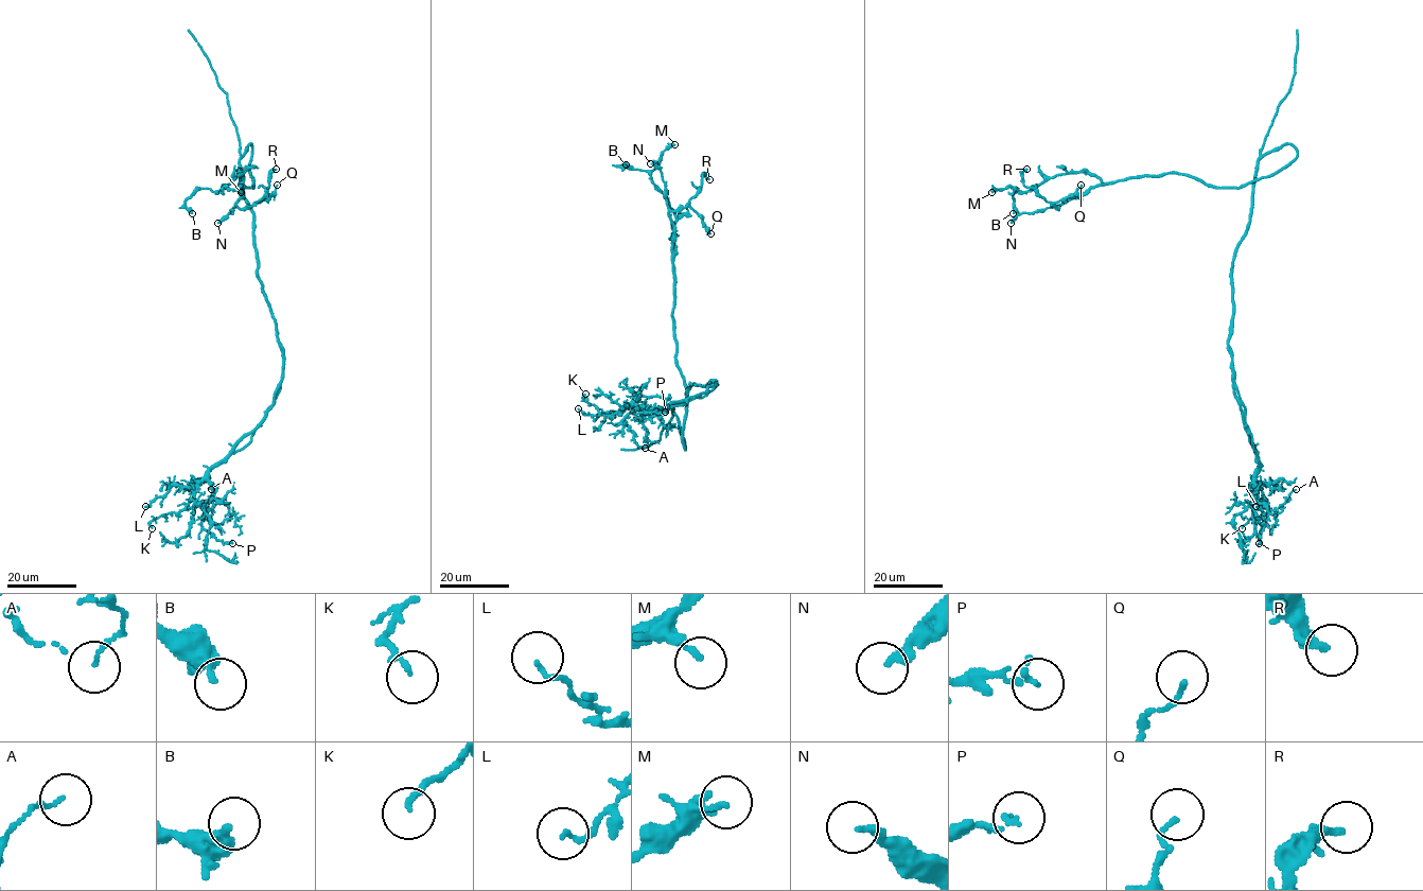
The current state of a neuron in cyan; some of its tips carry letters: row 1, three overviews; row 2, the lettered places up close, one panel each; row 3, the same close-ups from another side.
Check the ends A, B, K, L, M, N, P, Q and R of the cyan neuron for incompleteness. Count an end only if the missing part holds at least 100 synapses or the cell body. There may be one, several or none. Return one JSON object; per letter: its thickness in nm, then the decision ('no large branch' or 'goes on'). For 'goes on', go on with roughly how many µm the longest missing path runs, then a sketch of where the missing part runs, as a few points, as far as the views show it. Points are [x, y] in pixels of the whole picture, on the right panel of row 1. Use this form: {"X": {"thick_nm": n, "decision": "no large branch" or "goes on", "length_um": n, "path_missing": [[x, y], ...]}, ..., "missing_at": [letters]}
{"A": {"thick_nm": 120, "decision": "no large branch"}, "B": {"thick_nm": 240, "decision": "no large branch"}, "K": {"thick_nm": 160, "decision": "no large branch"}, "L": {"thick_nm": 110, "decision": "no large branch"}, "M": {"thick_nm": 200, "decision": "no large branch"}, "N": {"thick_nm": 200, "decision": "no large branch"}, "P": {"thick_nm": 120, "decision": "no large branch"}, "Q": {"thick_nm": 130, "decision": "no large branch"}, "R": {"thick_nm": 200, "decision": "no large branch"}, "missing_at": []}

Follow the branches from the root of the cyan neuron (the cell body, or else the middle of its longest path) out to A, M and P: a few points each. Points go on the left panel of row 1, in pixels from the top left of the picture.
A: (247, 201), (258, 278), (275, 320), (283, 379), (266, 416), (209, 472), (210, 509), (211, 489)
M: (247, 201), (240, 159), (250, 144), (252, 188), (240, 173), (240, 182), (240, 171), (217, 191), (241, 192)
P: (247, 201), (283, 379), (266, 416), (195, 494), (201, 527), (232, 543)

